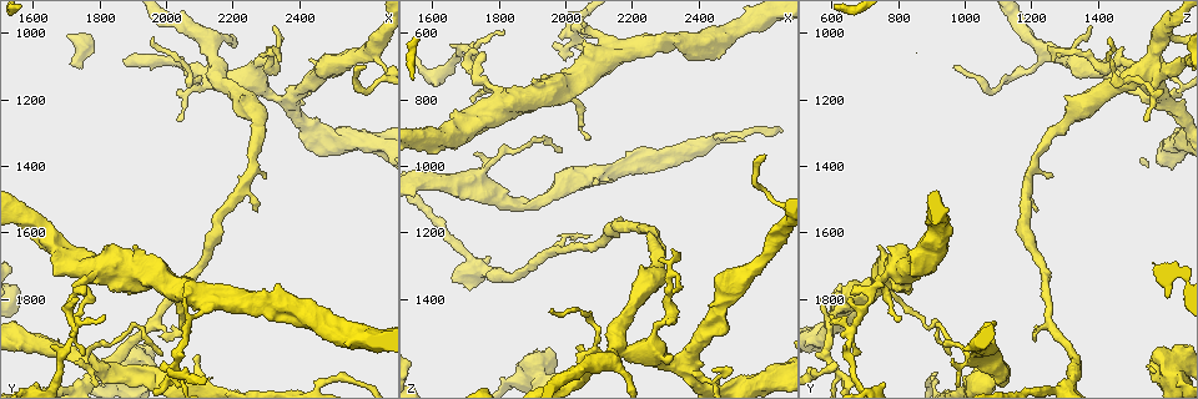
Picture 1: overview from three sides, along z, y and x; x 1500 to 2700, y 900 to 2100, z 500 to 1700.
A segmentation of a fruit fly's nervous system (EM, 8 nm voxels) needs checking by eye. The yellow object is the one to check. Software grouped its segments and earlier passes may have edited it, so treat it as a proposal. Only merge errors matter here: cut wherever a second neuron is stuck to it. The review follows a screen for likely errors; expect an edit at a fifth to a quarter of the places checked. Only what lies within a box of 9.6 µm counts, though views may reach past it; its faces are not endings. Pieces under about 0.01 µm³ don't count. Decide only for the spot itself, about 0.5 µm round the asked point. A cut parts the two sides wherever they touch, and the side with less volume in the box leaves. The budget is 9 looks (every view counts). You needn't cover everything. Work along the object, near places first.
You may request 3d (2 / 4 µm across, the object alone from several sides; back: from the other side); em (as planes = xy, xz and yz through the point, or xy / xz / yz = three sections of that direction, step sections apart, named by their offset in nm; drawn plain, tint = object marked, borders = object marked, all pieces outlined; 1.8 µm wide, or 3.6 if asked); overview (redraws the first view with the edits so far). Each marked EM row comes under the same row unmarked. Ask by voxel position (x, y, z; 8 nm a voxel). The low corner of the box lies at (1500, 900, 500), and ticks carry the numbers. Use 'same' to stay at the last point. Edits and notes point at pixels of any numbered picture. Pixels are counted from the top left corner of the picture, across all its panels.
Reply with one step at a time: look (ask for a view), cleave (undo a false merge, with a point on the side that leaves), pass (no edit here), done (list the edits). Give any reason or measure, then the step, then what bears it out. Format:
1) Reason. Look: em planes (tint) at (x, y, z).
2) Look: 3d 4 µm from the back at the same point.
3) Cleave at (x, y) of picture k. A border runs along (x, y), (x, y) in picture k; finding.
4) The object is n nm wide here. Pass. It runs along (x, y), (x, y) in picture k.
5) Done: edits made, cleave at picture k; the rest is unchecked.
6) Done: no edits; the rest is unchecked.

Arms part here. Look: em xy step 16 (tint) at (1730, 1880, 670).

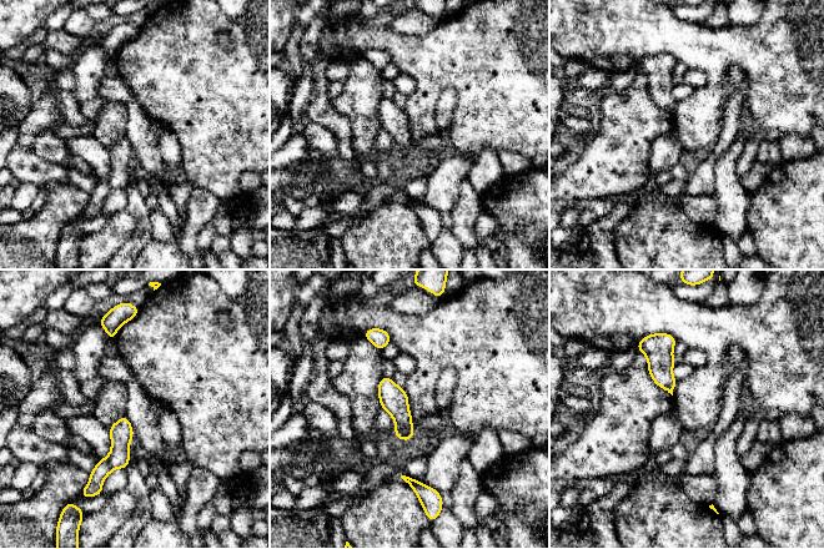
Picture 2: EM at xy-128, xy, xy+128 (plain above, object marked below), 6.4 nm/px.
Pass. It runs along (124, 419), (120, 453), (101, 476) in picture 2; all the same neuron.

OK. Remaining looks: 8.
Sharp bend. Look: 3d 4 µm at (2160, 1130, 1540).

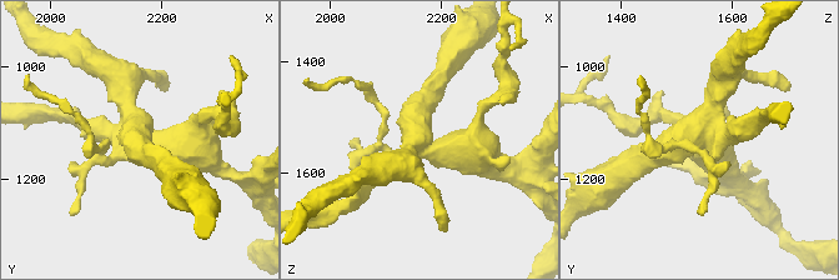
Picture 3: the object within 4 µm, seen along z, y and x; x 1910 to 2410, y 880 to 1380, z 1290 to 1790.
Now the EM. Look: em planes (tint) at (2160, 1125, 1540).

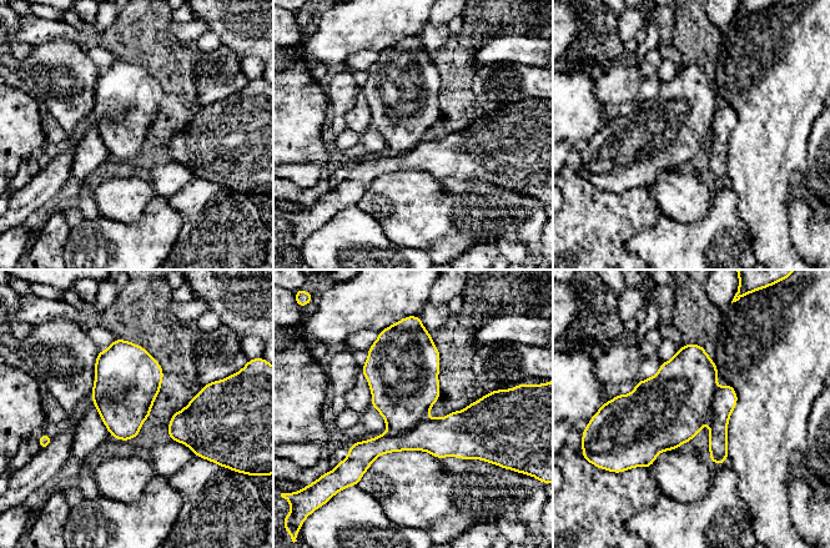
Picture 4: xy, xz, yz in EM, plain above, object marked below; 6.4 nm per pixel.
Cleave at (402, 393) of picture 4. A border runs along (423, 420), (402, 433), (387, 432) in picture 4; a second neuron is stuck on.

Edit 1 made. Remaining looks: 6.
Sudden change in width. Look: em xz step 4 (tint) at (2360, 1200, 1590).

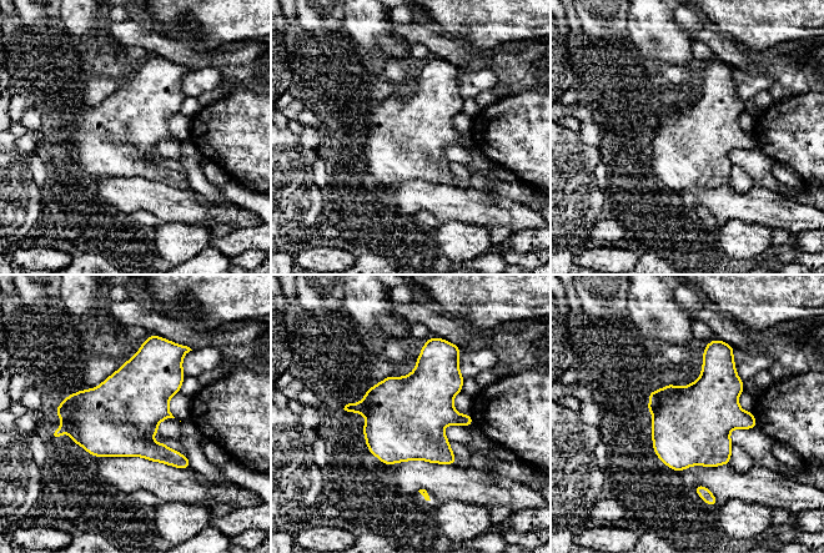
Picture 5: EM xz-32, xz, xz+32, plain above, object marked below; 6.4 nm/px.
Cut it another way. Look: em xy step 4 (tint) at the same point.

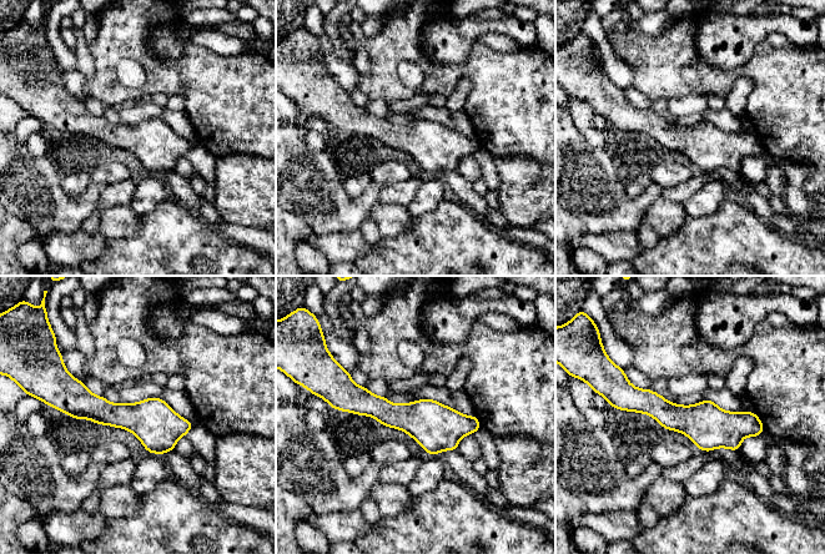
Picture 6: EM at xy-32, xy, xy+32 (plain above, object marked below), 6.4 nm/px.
The object is 280 nm wide here. Pass. It runs along (622, 403), (760, 429) in picture 6; continuous, no second neuron.

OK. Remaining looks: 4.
Three-way junction. Look: em 3.6 µm planes (tint) at (2120, 1800, 660).

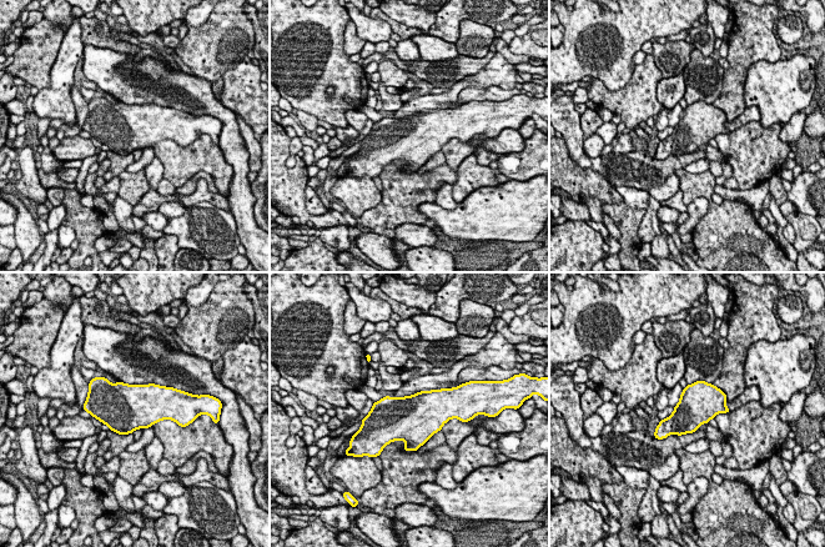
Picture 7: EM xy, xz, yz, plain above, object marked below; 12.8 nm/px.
Pass. All the same neuron.

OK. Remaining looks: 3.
Done: edits made, cleave at picture 4; the rest is unchecked.

